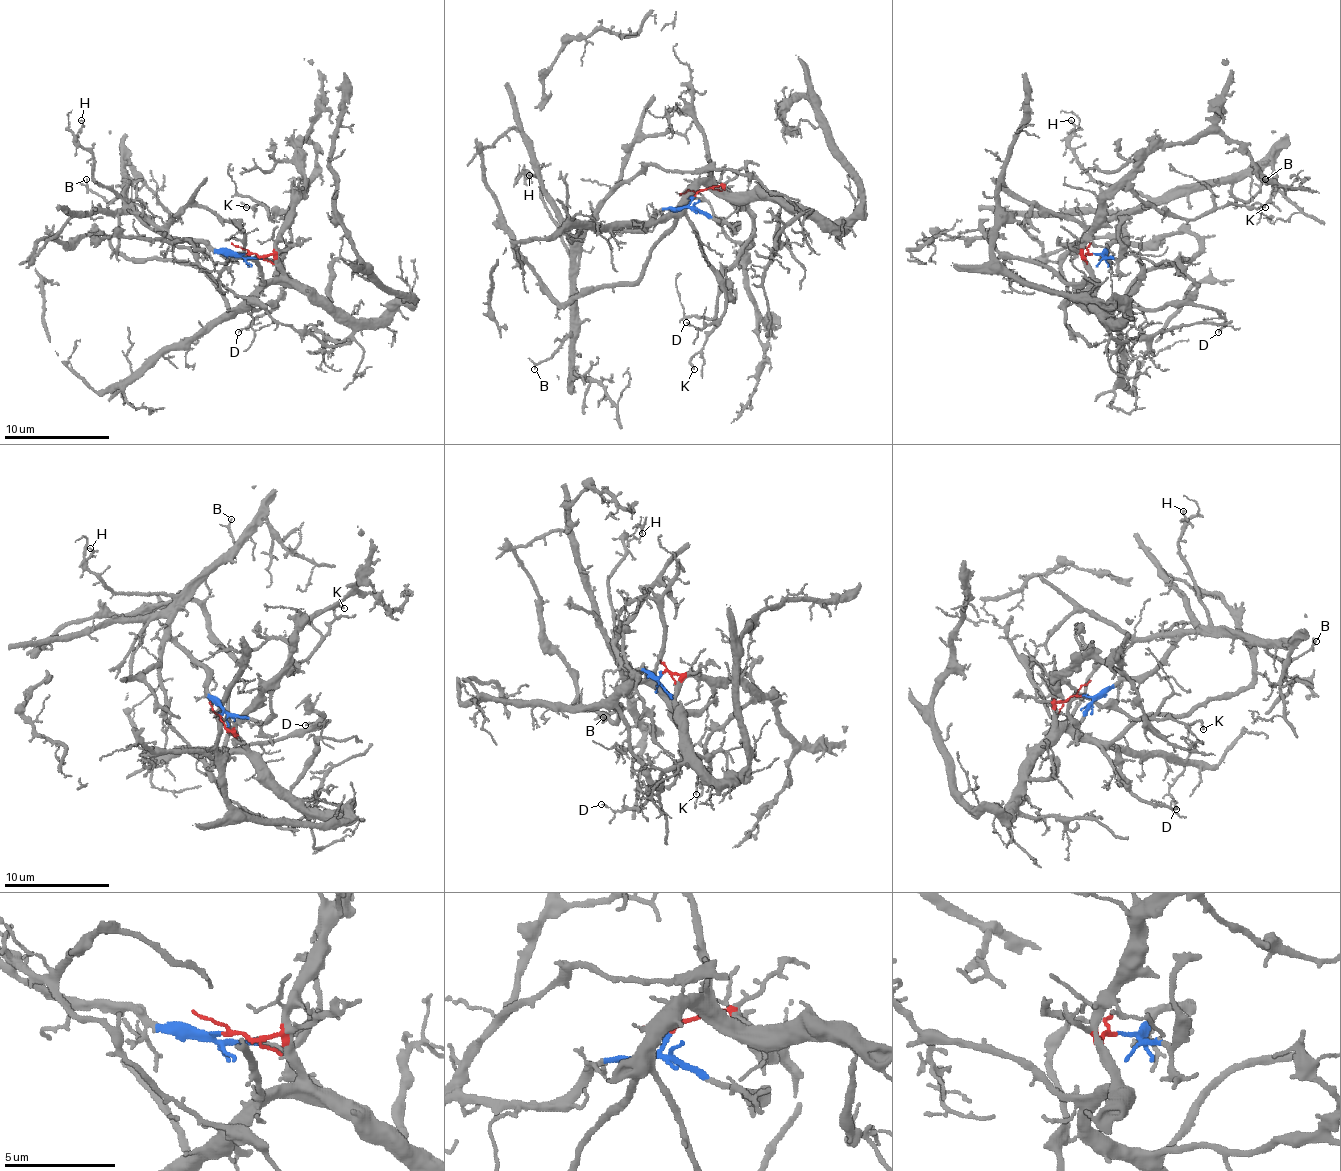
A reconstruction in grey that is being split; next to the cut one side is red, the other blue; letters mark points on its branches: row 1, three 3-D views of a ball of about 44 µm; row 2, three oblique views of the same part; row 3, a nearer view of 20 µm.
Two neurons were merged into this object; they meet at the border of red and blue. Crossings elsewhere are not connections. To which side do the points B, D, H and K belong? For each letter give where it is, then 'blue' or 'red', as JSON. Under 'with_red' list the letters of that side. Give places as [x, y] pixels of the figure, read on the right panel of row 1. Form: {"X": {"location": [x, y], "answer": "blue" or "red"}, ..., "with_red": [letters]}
{"B": {"location": [1265, 179], "answer": "blue"}, "D": {"location": [1218, 332], "answer": "red"}, "H": {"location": [1071, 120], "answer": "blue"}, "K": {"location": [1265, 207], "answer": "red"}, "with_red": ["D", "K"]}

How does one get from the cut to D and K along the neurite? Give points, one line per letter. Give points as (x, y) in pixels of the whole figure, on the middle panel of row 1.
D: (692, 195), (729, 193), (700, 185), (689, 198), (687, 219), (724, 311), (700, 330), (687, 322)
K: (692, 195), (708, 187), (721, 187), (753, 216), (753, 235), (721, 282), (710, 335), (689, 361), (695, 369)

